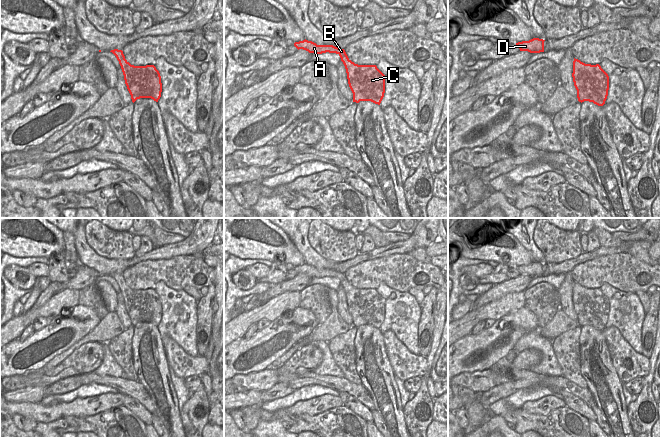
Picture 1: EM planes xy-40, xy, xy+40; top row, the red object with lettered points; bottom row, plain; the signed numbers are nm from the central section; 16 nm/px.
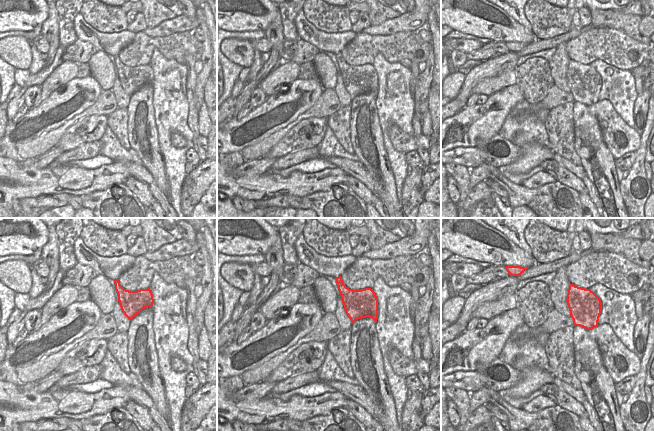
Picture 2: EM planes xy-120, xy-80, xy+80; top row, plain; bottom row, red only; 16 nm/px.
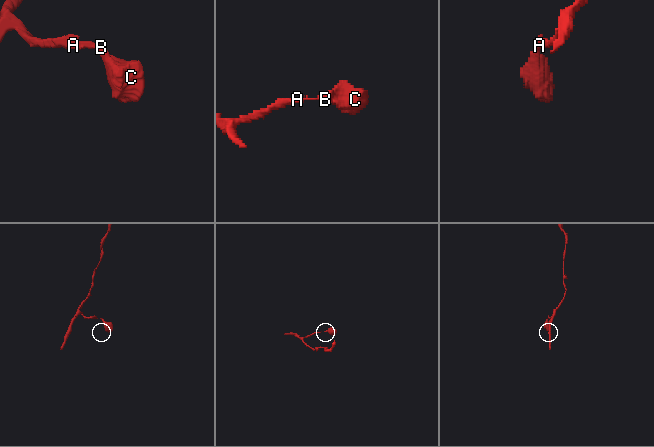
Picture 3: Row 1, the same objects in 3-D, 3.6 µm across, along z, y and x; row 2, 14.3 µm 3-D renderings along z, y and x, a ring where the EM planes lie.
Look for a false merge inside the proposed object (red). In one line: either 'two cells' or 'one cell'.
one cell

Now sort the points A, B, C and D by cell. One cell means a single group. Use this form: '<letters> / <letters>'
A B C D

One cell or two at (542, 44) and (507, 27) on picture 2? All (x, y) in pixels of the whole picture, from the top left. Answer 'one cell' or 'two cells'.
two cells

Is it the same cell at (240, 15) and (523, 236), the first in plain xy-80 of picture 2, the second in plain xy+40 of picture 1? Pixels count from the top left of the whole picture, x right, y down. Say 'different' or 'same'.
different

